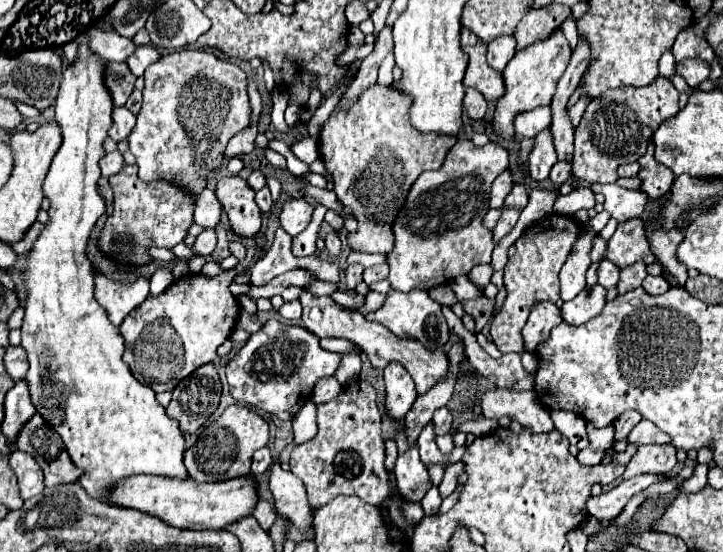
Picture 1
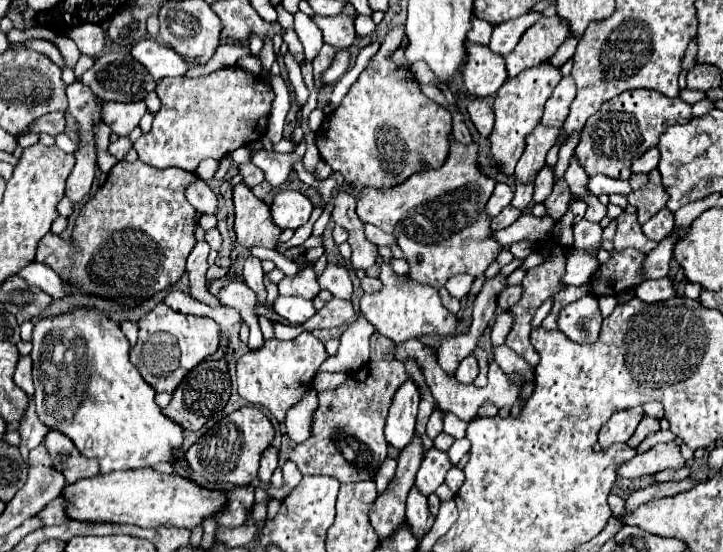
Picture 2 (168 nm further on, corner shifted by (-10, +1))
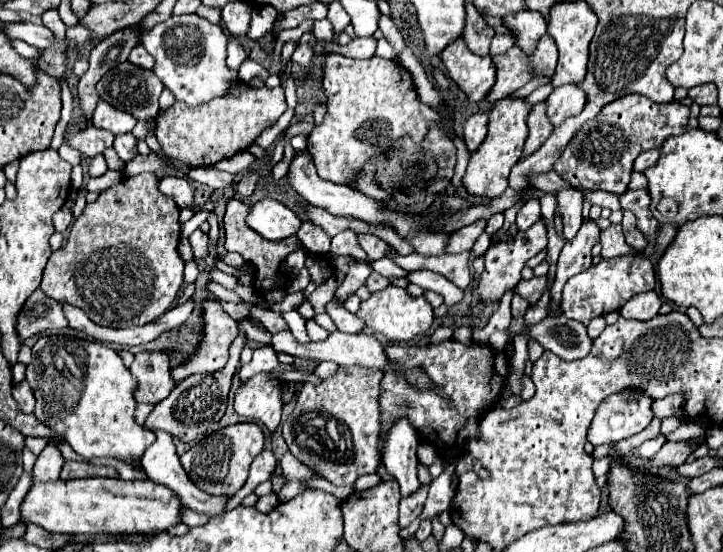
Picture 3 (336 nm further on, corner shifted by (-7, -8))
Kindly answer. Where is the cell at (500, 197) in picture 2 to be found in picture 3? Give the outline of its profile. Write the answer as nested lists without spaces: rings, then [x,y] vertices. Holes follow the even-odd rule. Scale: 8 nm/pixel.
[[[480,219],[472,225],[466,225],[452,233],[452,241],[448,243],[450,253],[462,253],[466,249],[472,249],[474,241],[480,237],[480,233],[486,229],[486,219]]]

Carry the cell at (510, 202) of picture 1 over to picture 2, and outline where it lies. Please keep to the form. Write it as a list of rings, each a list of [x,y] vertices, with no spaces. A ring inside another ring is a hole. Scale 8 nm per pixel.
[[[541,124],[527,136],[525,152],[515,168],[515,176],[519,180],[523,182],[529,180],[531,176],[535,176],[535,172],[539,172],[545,166],[545,154],[557,142],[557,136],[559,136],[557,128],[547,128]]]

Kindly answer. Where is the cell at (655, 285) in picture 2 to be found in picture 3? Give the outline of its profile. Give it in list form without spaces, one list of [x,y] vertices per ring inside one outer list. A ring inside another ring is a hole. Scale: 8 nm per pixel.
[[[646,291],[646,293],[640,293],[636,297],[632,297],[622,309],[620,309],[620,315],[626,317],[626,319],[640,319],[640,321],[646,321],[650,317],[654,317],[658,313],[662,305],[662,299],[656,291]]]

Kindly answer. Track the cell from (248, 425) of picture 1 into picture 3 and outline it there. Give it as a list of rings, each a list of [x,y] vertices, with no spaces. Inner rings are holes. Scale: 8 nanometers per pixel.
[[[236,423],[228,425],[208,437],[204,437],[200,443],[196,443],[190,451],[186,451],[180,461],[186,469],[192,483],[210,493],[210,495],[228,495],[232,497],[248,479],[248,469],[254,457],[264,449],[264,431],[256,423]]]

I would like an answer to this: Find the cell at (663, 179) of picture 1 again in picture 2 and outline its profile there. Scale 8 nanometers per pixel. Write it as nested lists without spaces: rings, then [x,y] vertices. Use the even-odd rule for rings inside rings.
[[[657,170],[649,174],[649,182],[639,188],[637,192],[631,192],[627,196],[627,202],[637,208],[637,220],[639,224],[645,224],[655,212],[659,212],[667,202],[667,192],[661,184],[661,176]]]

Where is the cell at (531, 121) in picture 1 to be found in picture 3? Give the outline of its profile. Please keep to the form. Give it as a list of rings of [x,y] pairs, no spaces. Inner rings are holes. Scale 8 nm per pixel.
[[[576,85],[556,87],[546,99],[546,115],[554,127],[564,123],[568,117],[580,113],[582,107],[584,107],[584,93]]]

